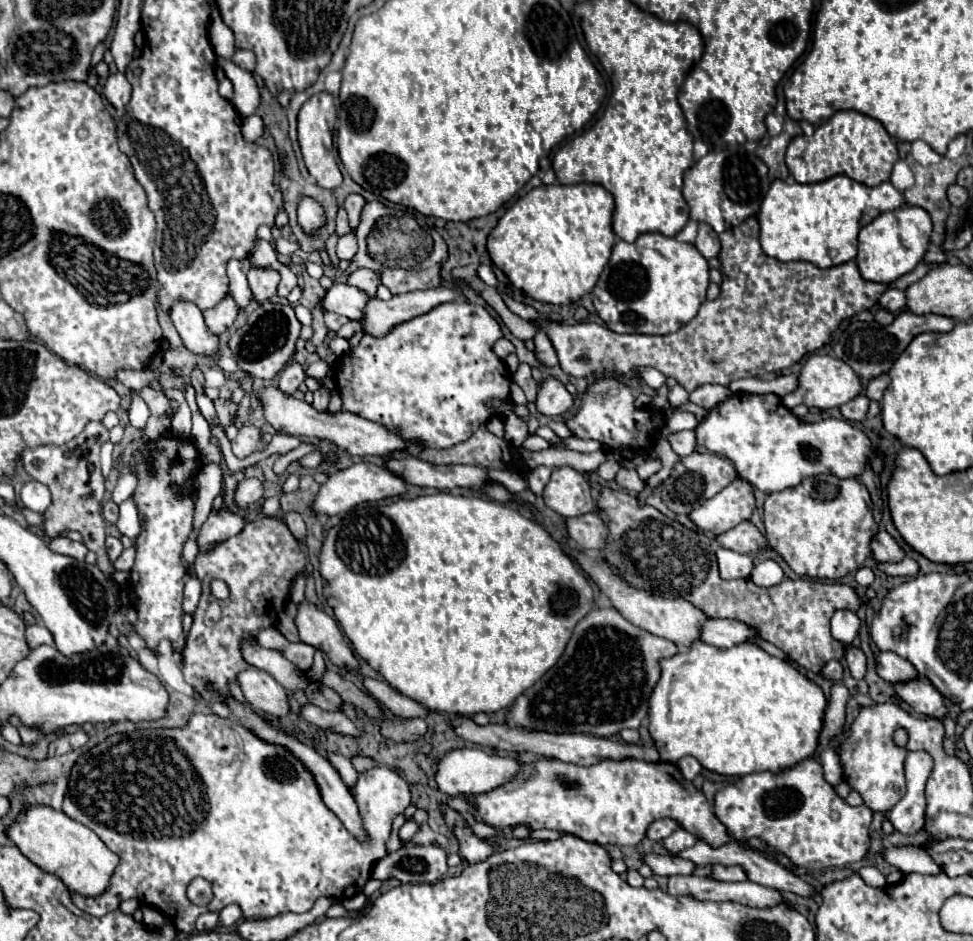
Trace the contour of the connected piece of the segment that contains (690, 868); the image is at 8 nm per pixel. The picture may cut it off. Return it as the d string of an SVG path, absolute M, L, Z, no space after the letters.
M643 855L643 861L653 869L655 875L691 875L697 865L687 861L687 859L681 859L681 857L675 857L675 855L669 855L669 857L661 857L661 855Z

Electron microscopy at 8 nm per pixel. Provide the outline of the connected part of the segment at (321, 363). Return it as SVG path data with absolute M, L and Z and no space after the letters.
M320 359L319 361L309 365L305 374L306 376L314 377L317 380L320 380L325 377L326 369L328 369L328 371L331 369L329 364L325 360Z

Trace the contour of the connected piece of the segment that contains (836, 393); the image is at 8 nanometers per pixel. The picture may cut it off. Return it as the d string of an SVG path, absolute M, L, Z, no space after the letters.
M811 355L799 373L799 387L783 397L783 405L793 409L795 405L803 403L815 409L831 409L831 407L841 407L843 403L855 399L859 393L861 393L861 381L847 363L829 355Z

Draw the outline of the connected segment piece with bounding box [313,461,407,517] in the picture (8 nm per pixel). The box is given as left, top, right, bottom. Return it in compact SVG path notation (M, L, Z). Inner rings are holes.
M355 463L347 469L341 469L341 471L335 471L329 475L327 483L321 485L319 493L317 493L317 499L313 503L313 509L315 513L321 513L321 515L337 515L337 513L343 513L343 511L349 511L351 507L359 505L359 503L365 503L365 501L379 501L379 499L387 499L387 497L397 497L397 495L403 495L407 491L407 481L393 473L389 467L385 465L373 465L373 463Z

